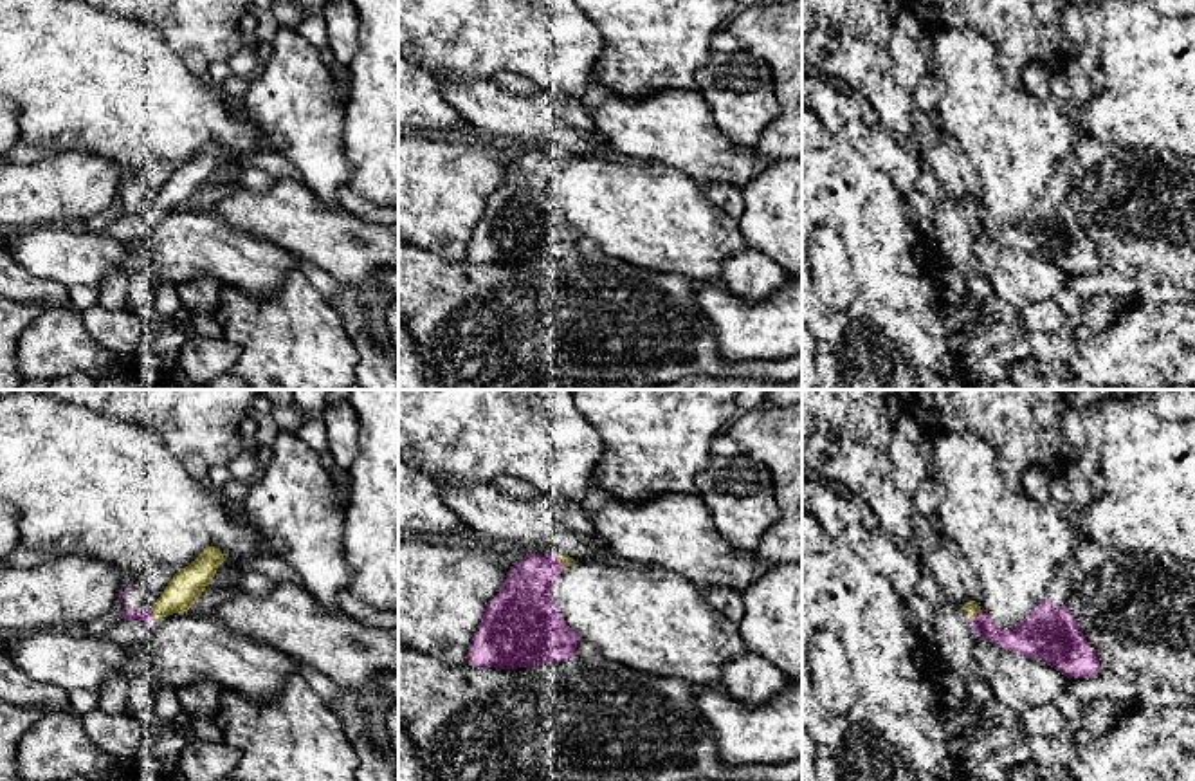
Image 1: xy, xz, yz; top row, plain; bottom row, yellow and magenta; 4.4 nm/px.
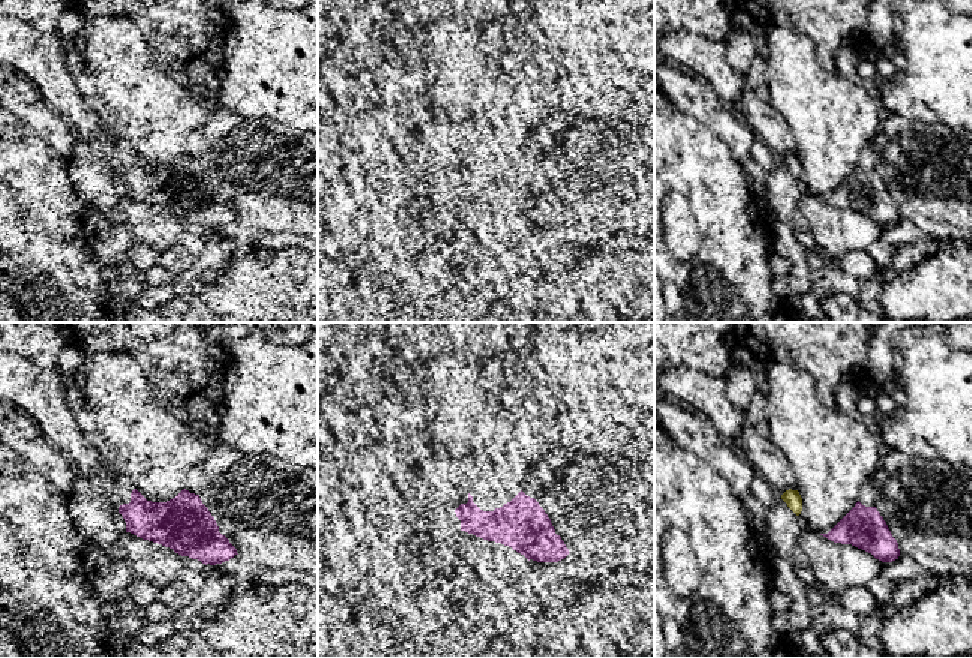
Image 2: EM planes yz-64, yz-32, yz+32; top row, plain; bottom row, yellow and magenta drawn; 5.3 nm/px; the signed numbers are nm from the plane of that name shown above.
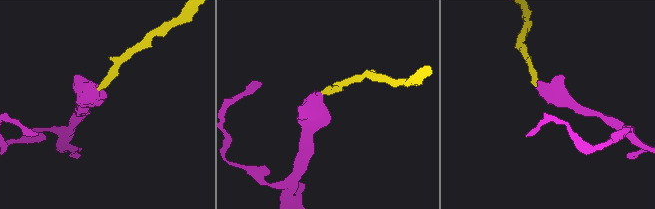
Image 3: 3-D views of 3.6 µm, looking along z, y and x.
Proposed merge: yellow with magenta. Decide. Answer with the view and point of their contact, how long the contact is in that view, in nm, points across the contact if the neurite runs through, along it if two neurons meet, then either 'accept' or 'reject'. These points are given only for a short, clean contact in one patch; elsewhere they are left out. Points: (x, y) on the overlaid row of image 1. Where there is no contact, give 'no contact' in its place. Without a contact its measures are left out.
meets yellow in yz at (976, 614); contact 70 nm long; reject

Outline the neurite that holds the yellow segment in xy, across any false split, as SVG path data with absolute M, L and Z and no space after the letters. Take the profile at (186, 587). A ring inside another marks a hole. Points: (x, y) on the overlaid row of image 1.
M205 548L189 566L173 575L157 602L151 606L151 617L162 619L187 611L211 584L216 568L222 563L223 554L220 548Z

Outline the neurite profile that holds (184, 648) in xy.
M184 611L153 619L148 626L150 633L142 642L144 651L130 653L128 671L132 676L151 676L175 689L209 680L220 689L243 694L249 700L274 702L281 696L285 682L297 673L326 703L342 696L344 689L317 669L308 667L299 660L294 660L285 653L243 635L242 631L233 631L218 624L213 615L202 617Z

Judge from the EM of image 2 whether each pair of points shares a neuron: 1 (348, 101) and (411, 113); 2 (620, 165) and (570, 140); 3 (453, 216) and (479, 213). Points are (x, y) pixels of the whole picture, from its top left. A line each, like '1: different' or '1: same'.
1: different
2: same
3: different

